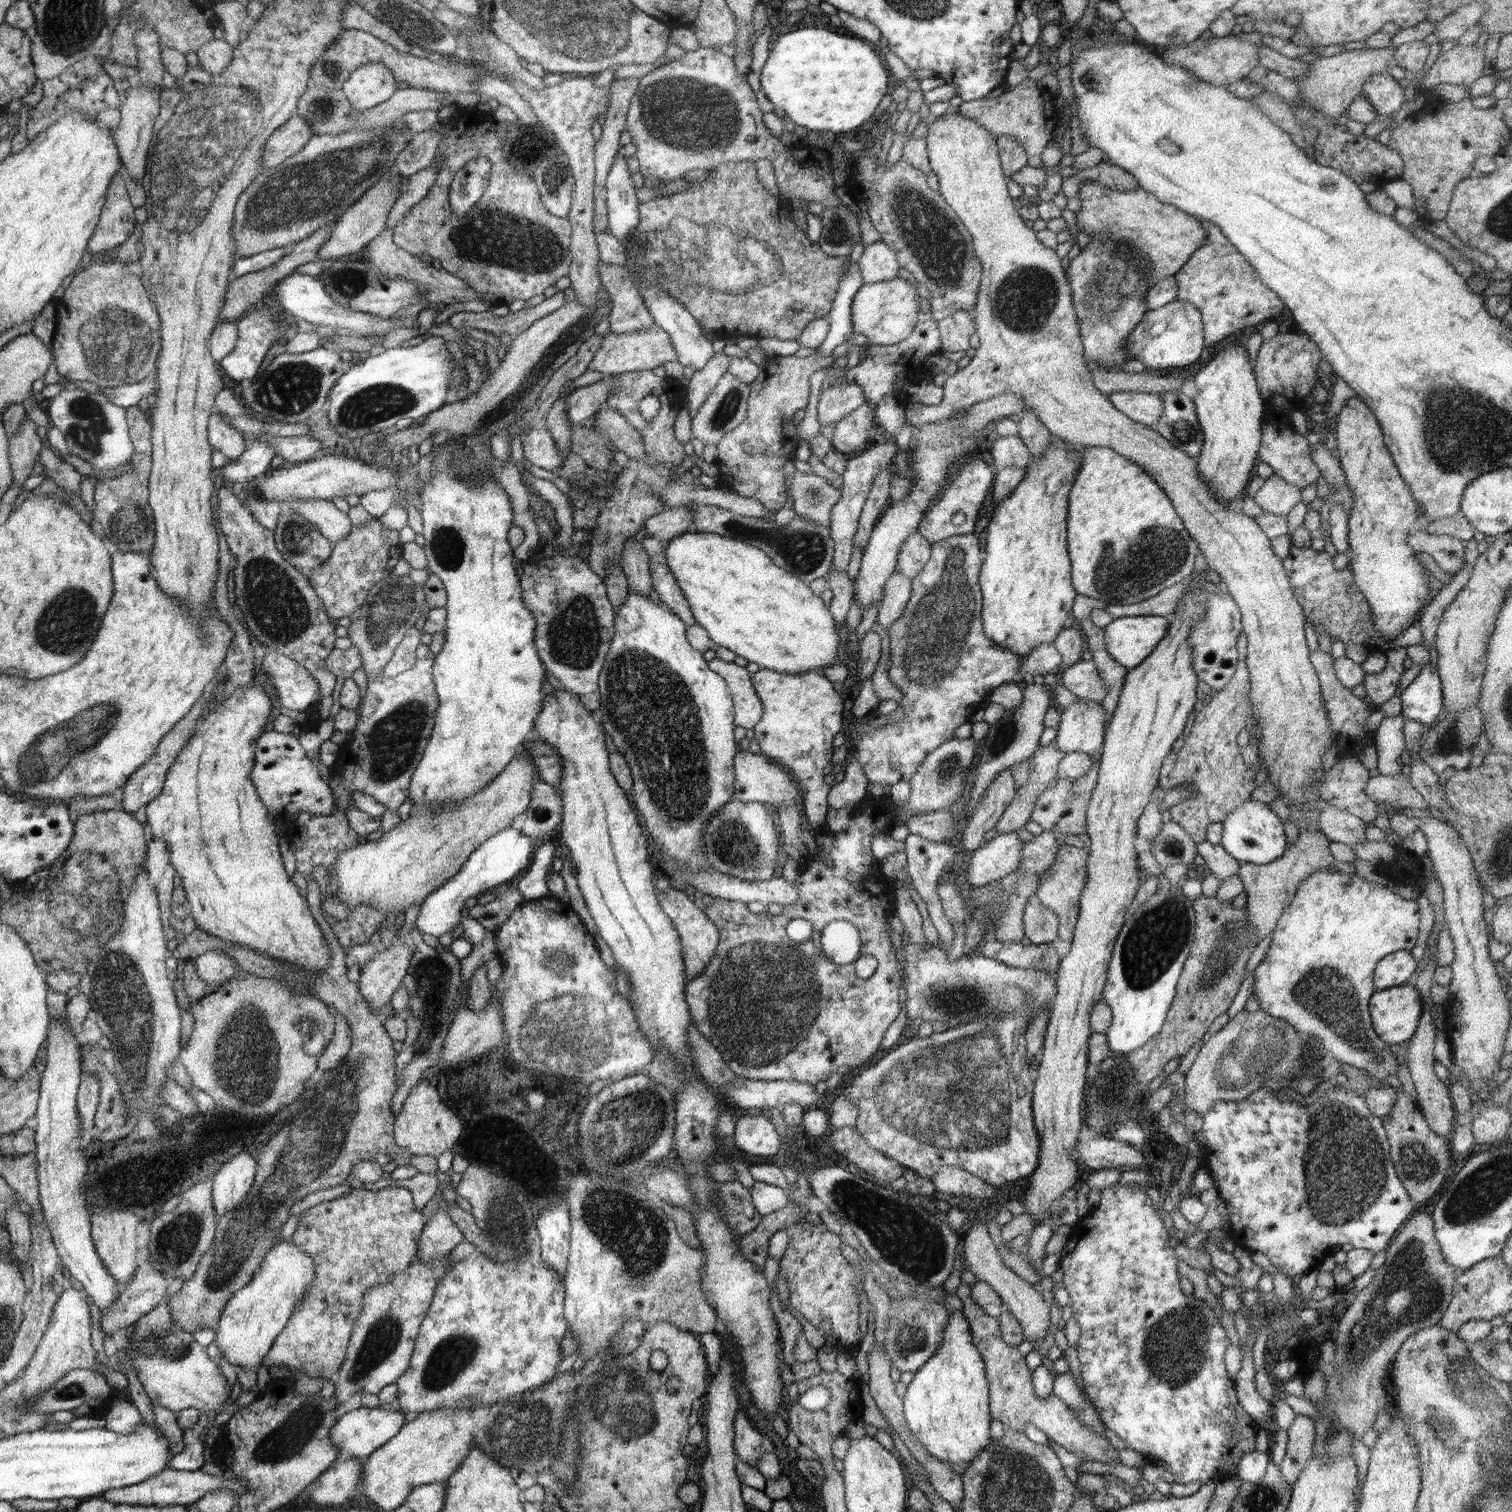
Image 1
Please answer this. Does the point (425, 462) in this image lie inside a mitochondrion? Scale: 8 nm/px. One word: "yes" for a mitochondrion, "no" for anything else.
no

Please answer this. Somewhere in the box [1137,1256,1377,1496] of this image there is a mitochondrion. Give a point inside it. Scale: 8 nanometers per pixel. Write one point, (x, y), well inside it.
(1171, 1350)

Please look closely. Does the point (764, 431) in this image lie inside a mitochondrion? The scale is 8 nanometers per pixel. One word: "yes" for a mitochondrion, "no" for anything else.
no

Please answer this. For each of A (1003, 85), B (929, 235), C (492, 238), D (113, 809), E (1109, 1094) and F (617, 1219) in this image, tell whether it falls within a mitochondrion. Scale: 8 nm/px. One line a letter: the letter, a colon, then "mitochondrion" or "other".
A: other
B: mitochondrion
C: mitochondrion
D: other
E: mitochondrion
F: mitochondrion

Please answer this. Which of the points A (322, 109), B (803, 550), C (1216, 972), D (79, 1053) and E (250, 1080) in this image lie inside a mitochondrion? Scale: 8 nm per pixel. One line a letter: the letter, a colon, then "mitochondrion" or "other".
A: mitochondrion
B: mitochondrion
C: mitochondrion
D: other
E: mitochondrion

